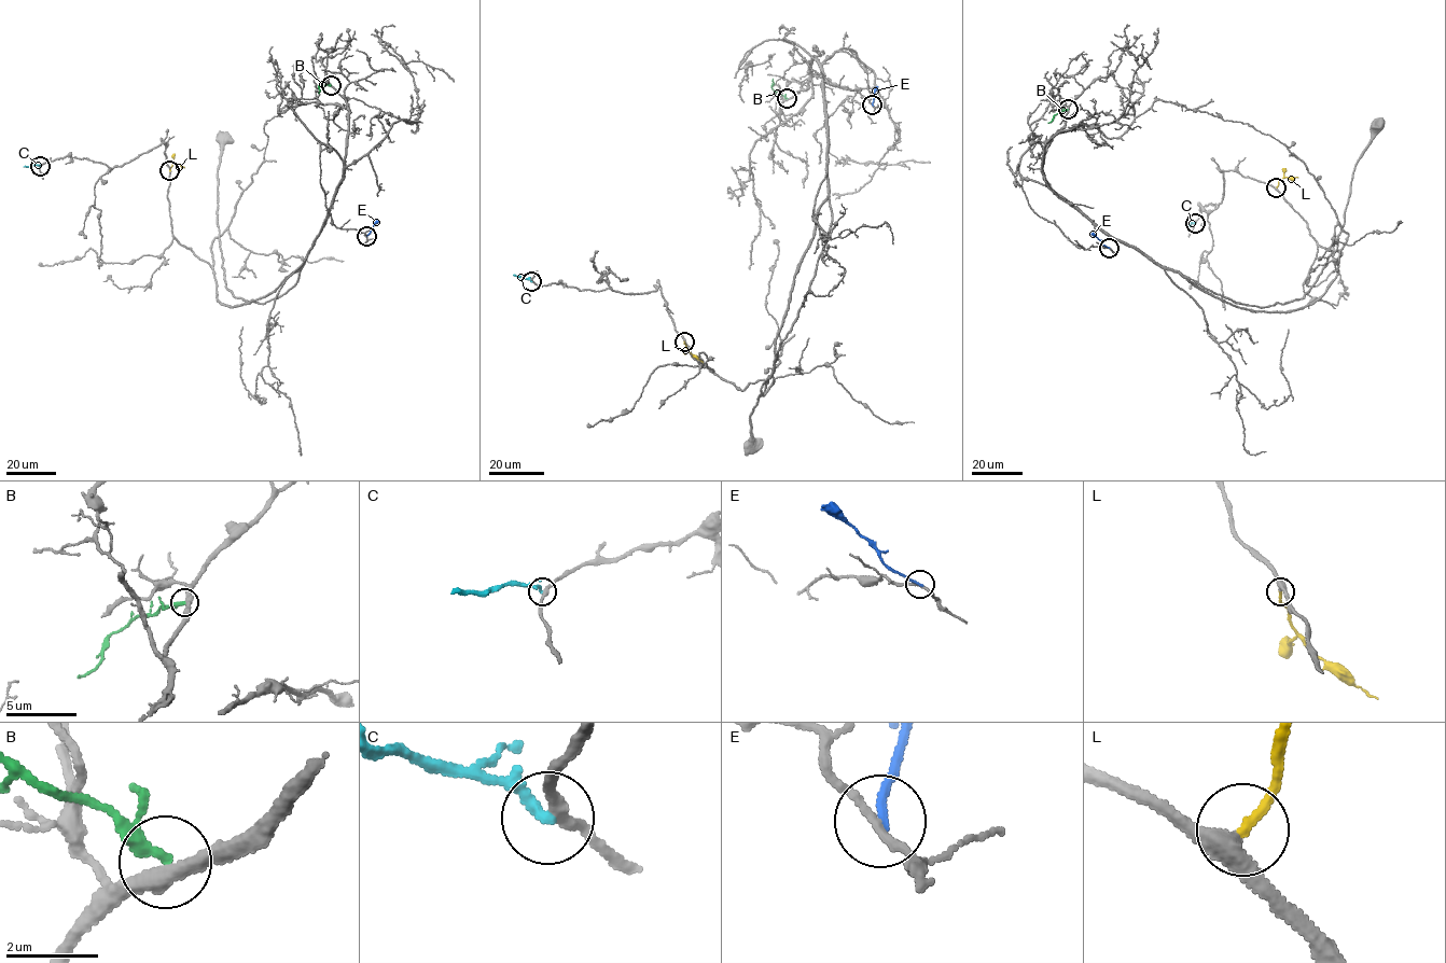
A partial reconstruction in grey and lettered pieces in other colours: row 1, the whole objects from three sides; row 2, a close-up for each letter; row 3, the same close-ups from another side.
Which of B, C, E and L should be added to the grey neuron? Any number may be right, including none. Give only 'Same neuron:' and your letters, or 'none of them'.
Same neuron: L

